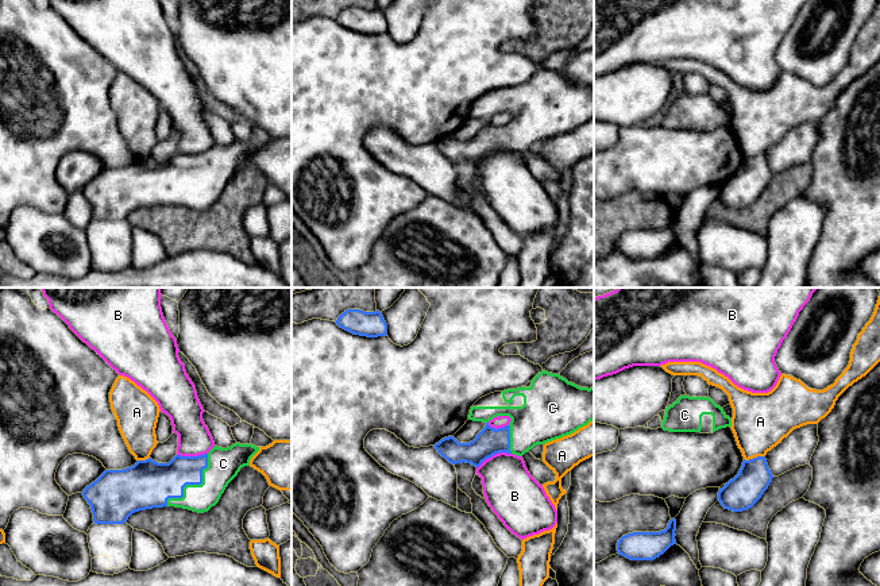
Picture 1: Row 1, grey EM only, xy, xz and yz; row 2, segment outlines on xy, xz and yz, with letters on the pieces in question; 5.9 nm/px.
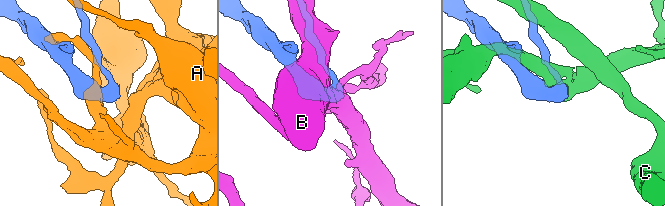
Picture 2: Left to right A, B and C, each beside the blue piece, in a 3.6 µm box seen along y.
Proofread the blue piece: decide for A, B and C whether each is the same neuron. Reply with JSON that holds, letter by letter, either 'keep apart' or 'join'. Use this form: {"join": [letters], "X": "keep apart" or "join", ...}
{"join": ["C"], "A": "keep apart", "B": "keep apart", "C": "join"}

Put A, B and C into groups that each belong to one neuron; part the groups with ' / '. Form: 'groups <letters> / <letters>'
groups A / B / C

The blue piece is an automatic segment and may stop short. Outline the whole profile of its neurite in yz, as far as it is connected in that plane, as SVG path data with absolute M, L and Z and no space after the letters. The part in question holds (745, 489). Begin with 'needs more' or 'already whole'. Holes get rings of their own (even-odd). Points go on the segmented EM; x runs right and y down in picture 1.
already whole | M765 456L744 459L738 474L719 489L718 501L733 512L748 510L761 498L772 478Z

